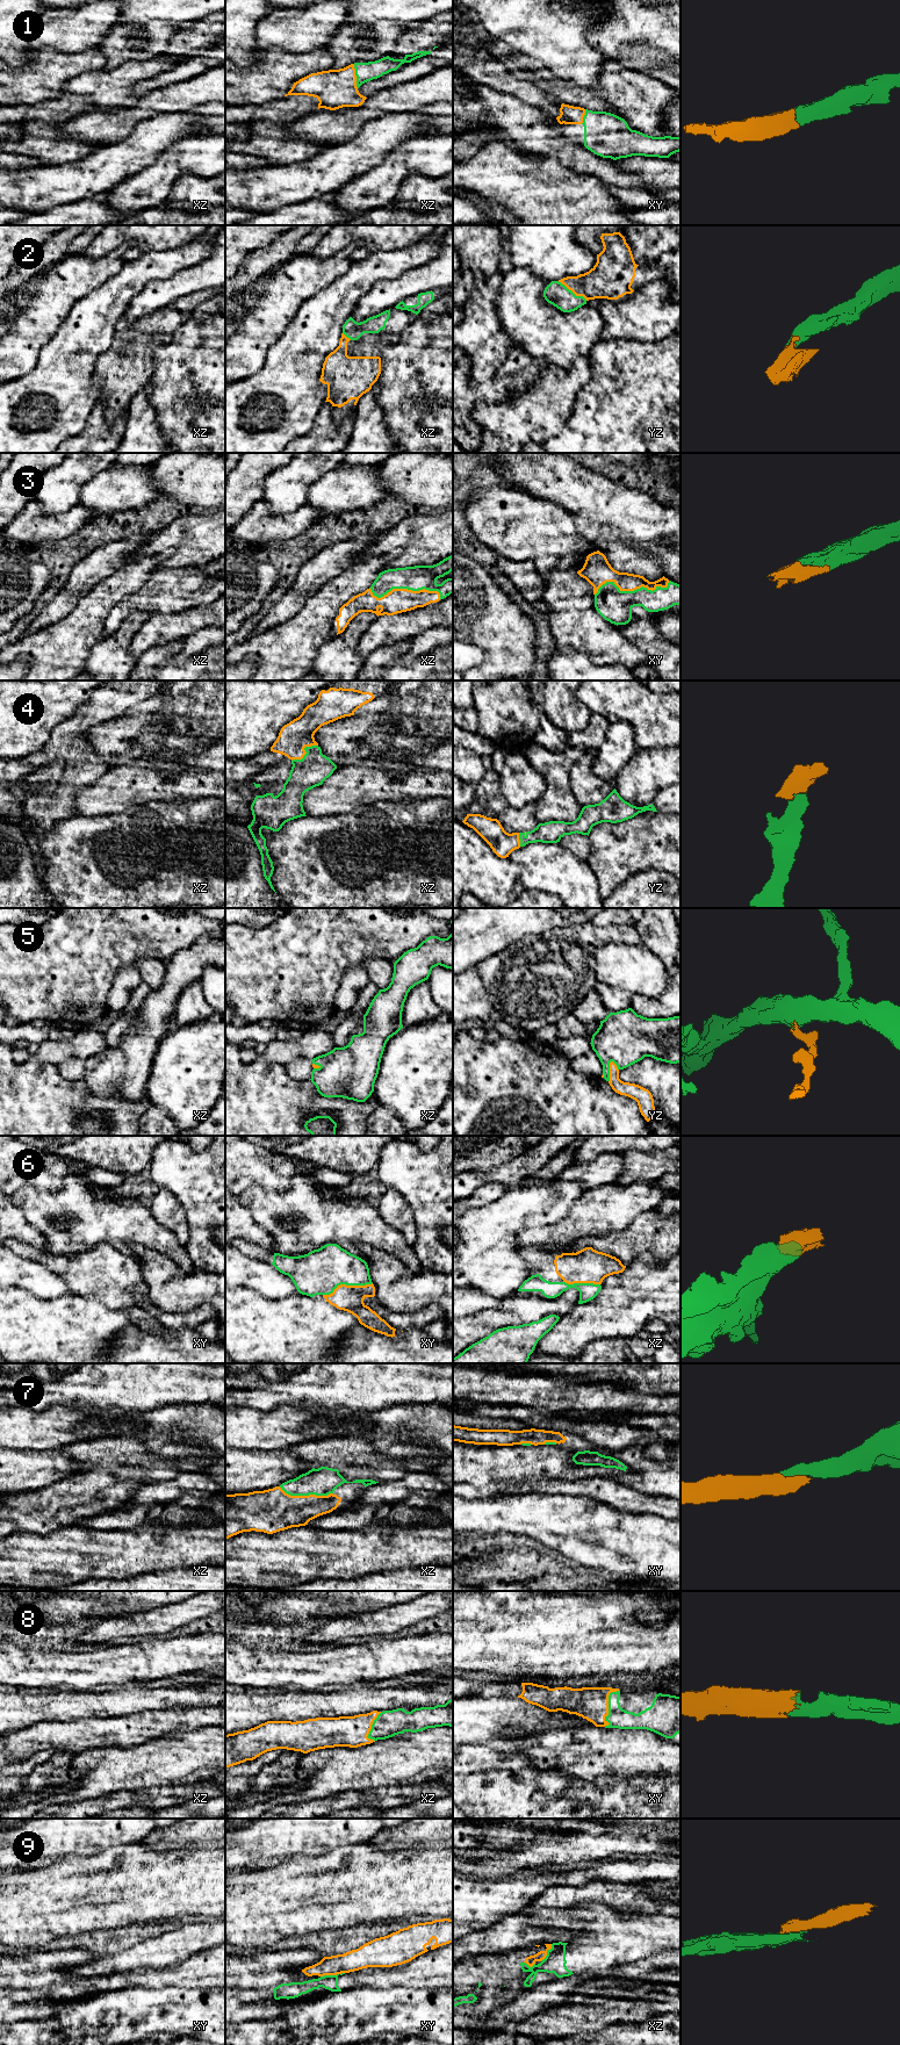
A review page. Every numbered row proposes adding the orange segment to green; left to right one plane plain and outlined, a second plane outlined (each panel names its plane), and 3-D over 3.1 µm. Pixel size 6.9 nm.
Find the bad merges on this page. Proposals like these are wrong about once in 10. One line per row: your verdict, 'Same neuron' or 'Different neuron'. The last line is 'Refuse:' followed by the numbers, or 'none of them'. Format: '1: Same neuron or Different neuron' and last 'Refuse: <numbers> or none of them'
1: Same neuron
2: Same neuron
3: Same neuron
4: Same neuron
5: Same neuron
6: Same neuron
7: Same neuron
8: Same neuron
9: Different neuron
Refuse: 9

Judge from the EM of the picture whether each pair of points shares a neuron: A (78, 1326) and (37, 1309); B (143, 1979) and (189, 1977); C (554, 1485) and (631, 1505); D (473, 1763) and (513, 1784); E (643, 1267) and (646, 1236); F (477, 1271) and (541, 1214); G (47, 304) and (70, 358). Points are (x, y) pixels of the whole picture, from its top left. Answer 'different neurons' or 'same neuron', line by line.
A: same neuron
B: same neuron
C: same neuron
D: same neuron
E: different neurons
F: same neuron
G: different neurons

